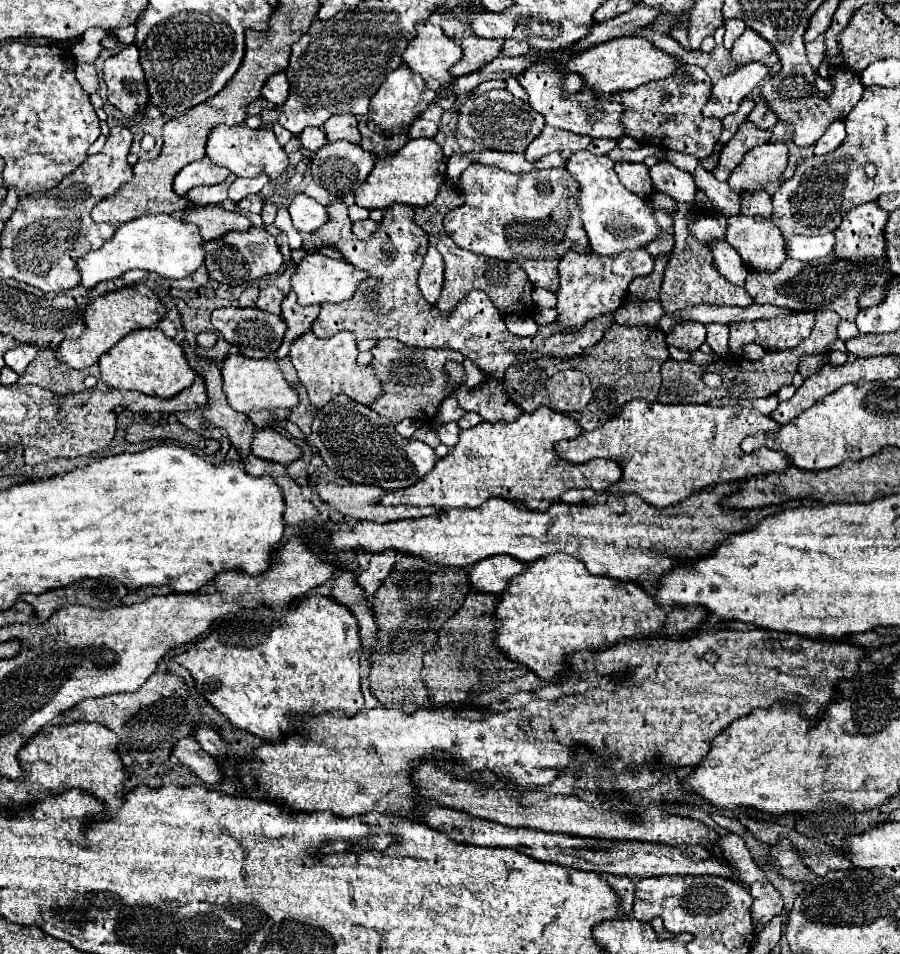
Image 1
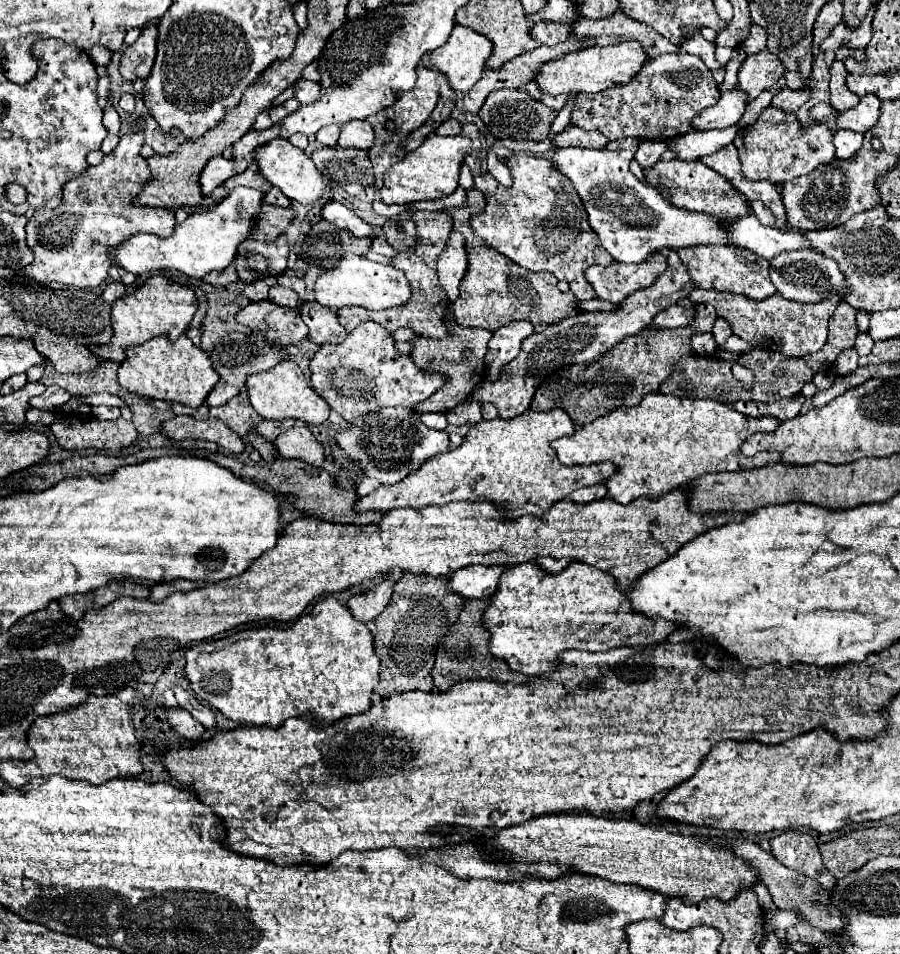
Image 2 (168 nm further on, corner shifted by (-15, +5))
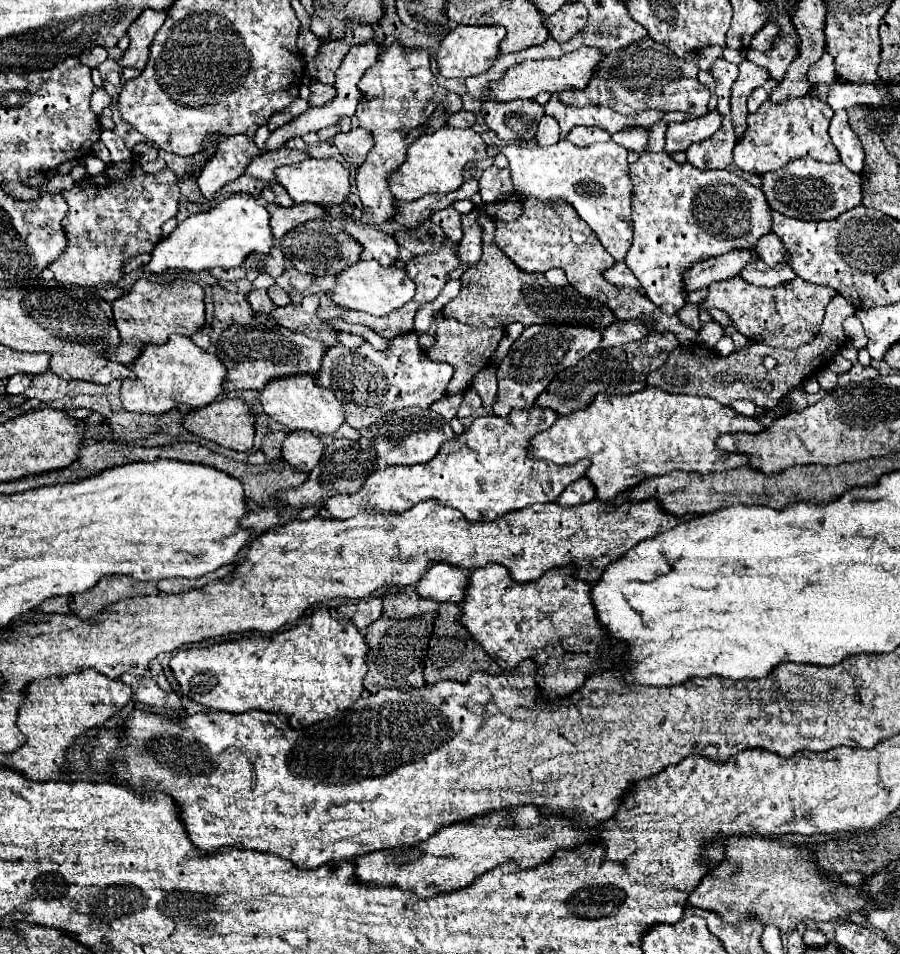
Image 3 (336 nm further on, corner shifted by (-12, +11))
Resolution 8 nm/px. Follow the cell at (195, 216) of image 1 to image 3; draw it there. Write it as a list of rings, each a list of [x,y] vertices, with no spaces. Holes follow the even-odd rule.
[[[310,202],[294,204],[290,208],[284,208],[278,204],[266,204],[266,208],[270,212],[270,228],[272,228],[274,238],[282,238],[286,232],[290,232],[292,228],[296,228],[298,224],[302,224],[306,220],[324,216],[324,208],[310,204]]]

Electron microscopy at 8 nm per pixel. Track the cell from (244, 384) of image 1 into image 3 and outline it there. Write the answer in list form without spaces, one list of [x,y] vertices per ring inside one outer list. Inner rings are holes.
[[[292,374],[292,376],[280,376],[272,378],[262,390],[260,390],[260,404],[264,412],[288,426],[290,430],[308,430],[314,434],[334,434],[340,424],[344,422],[344,410],[340,400],[326,388],[318,388],[312,374]]]

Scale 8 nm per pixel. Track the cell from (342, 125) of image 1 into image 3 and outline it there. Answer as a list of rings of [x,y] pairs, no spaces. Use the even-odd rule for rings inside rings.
[[[352,128],[350,132],[338,132],[332,142],[336,144],[338,152],[344,156],[346,162],[358,166],[366,160],[372,148],[372,134],[366,128]]]

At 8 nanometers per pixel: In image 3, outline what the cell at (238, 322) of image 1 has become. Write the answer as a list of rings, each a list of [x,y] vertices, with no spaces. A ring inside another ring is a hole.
[[[252,290],[248,294],[248,304],[254,312],[262,312],[262,314],[272,314],[278,306],[268,298],[266,290]]]

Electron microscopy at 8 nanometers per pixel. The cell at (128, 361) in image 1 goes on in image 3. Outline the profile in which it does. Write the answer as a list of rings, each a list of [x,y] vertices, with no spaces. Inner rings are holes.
[[[172,334],[170,340],[162,346],[144,346],[140,356],[132,362],[132,370],[136,374],[134,380],[126,378],[120,388],[120,400],[126,410],[130,412],[144,412],[144,414],[162,414],[172,408],[188,408],[196,410],[202,406],[208,406],[210,402],[216,400],[216,396],[222,394],[222,380],[226,374],[224,364],[214,356],[208,354],[206,350],[198,348],[190,338],[182,334]]]

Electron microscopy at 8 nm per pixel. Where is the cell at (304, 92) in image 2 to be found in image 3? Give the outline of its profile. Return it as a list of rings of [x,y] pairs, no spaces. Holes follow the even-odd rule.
[[[312,80],[310,82],[310,98],[308,98],[308,104],[312,106],[320,106],[320,104],[326,104],[328,100],[332,100],[334,96],[334,88],[328,86],[328,84],[322,84],[318,80]]]

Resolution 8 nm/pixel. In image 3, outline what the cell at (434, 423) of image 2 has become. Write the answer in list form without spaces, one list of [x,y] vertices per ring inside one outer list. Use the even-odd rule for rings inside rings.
[[[456,394],[456,396],[444,396],[442,400],[434,402],[430,408],[432,408],[436,414],[440,414],[444,420],[450,422],[450,420],[456,416],[458,408],[460,408],[460,400],[462,400],[462,394]]]

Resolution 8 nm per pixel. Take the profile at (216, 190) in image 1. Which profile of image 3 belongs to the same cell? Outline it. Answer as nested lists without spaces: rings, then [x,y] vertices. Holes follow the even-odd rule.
[[[280,148],[274,152],[264,152],[260,156],[256,156],[248,166],[246,166],[246,176],[262,180],[262,182],[272,182],[274,180],[274,168],[284,166],[284,164],[292,164],[292,162],[300,162],[308,158],[308,154],[304,150],[288,150],[288,148]]]

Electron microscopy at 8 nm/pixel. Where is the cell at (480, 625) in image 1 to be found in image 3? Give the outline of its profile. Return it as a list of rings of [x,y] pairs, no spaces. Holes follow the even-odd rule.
[[[440,604],[440,614],[434,622],[432,638],[428,642],[428,652],[426,652],[426,660],[424,660],[424,680],[426,680],[426,684],[436,684],[440,680],[464,682],[464,680],[470,678],[470,674],[474,674],[478,670],[488,672],[488,674],[502,674],[504,672],[484,652],[484,648],[472,640],[468,630],[464,630],[464,626],[458,620],[460,610],[462,610],[460,604]]]

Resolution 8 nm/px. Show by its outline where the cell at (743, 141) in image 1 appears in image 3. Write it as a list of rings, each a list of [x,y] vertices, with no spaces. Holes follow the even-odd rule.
[[[788,98],[782,102],[766,100],[756,112],[748,114],[746,132],[734,146],[734,164],[750,174],[766,174],[784,168],[798,158],[814,158],[818,162],[838,162],[840,156],[830,142],[828,126],[832,108],[818,98]]]

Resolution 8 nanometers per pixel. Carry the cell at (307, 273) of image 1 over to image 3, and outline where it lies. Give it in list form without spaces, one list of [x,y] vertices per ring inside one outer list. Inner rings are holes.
[[[368,258],[360,260],[356,264],[346,266],[336,276],[336,286],[330,290],[330,298],[334,304],[348,308],[348,310],[360,310],[368,312],[372,316],[384,316],[392,312],[394,308],[404,306],[414,296],[414,282],[408,278],[408,274],[398,266],[382,266],[378,260]]]

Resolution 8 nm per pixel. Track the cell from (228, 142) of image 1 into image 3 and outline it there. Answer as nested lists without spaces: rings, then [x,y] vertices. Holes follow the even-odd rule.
[[[308,158],[300,164],[290,164],[290,166],[280,166],[274,170],[278,184],[286,188],[290,198],[300,204],[300,202],[314,202],[320,206],[330,206],[330,204],[342,204],[350,192],[350,182],[348,182],[348,170],[334,158],[328,160],[318,160],[318,158]]]

